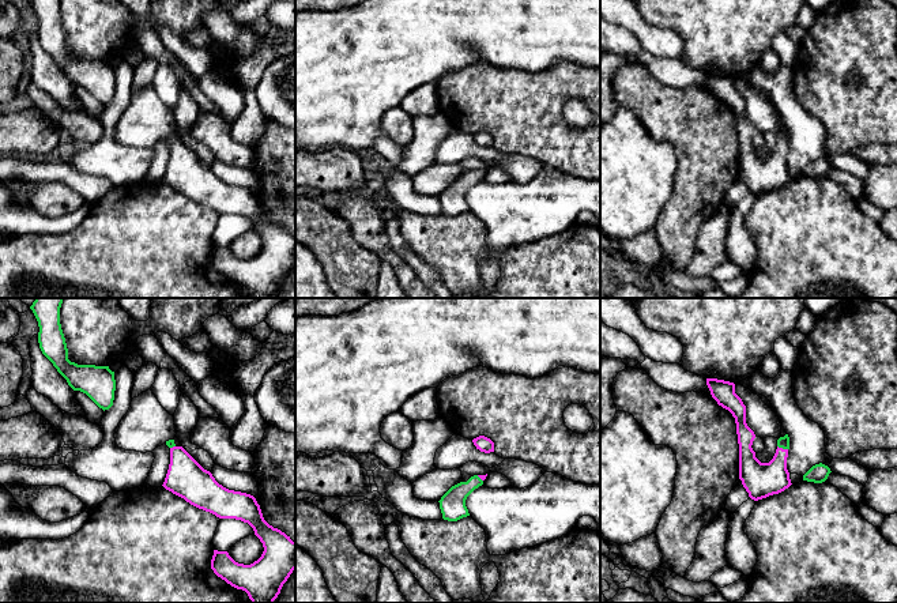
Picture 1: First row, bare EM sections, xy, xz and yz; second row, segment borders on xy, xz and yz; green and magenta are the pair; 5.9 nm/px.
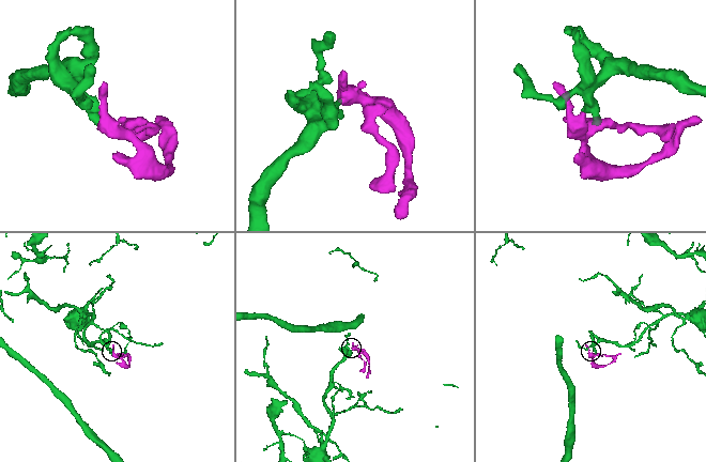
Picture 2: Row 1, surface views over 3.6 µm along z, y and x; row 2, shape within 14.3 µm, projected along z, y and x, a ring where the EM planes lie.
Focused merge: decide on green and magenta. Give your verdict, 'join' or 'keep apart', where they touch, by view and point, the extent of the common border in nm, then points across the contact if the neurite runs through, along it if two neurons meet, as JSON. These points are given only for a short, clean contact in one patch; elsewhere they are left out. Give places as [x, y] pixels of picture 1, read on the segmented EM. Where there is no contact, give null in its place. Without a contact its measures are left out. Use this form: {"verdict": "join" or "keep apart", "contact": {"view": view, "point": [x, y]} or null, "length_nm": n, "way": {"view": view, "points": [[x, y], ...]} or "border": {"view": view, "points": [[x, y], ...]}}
{"verdict": "join", "contact": {"view": "yz", "point": [783, 448]}, "length_nm": 70, "way": {"view": "yz", "points": [[783, 443], [783, 448], [780, 459], [760, 479]]}}

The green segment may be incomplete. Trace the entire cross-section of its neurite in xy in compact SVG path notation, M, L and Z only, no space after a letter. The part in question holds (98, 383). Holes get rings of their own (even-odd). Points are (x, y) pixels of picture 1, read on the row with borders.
M35 298L30 306L39 327L39 348L74 391L86 393L103 411L109 410L114 400L114 372L109 366L78 365L68 359L68 348L60 324L63 299Z

